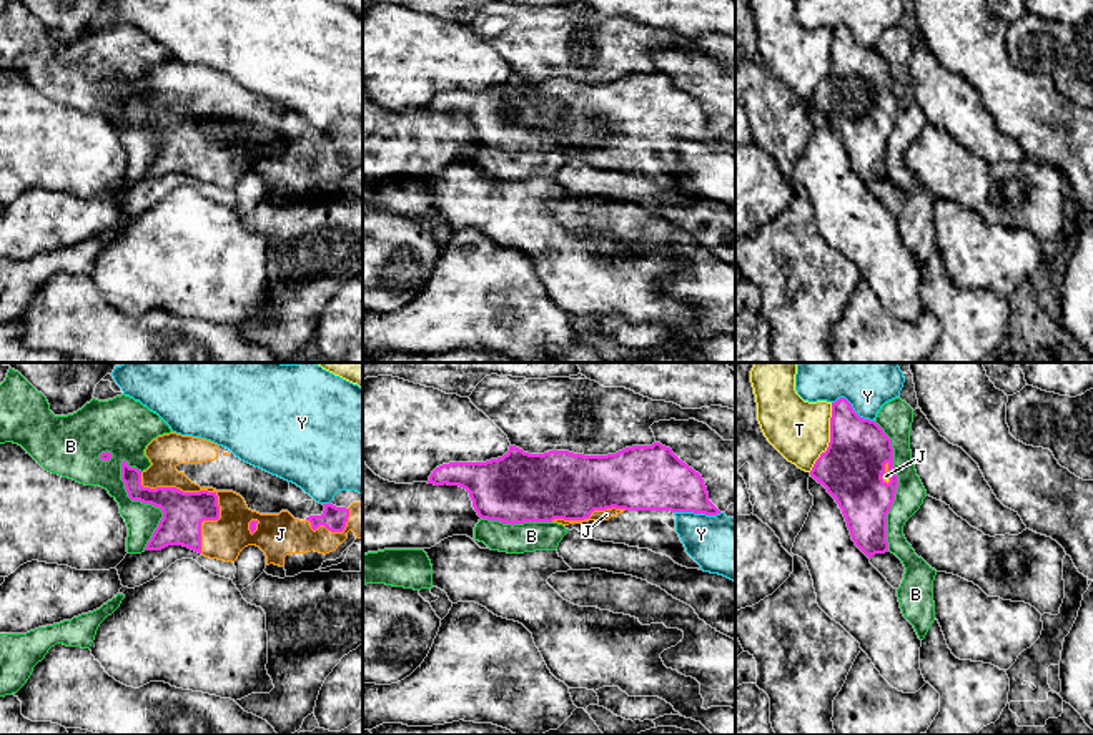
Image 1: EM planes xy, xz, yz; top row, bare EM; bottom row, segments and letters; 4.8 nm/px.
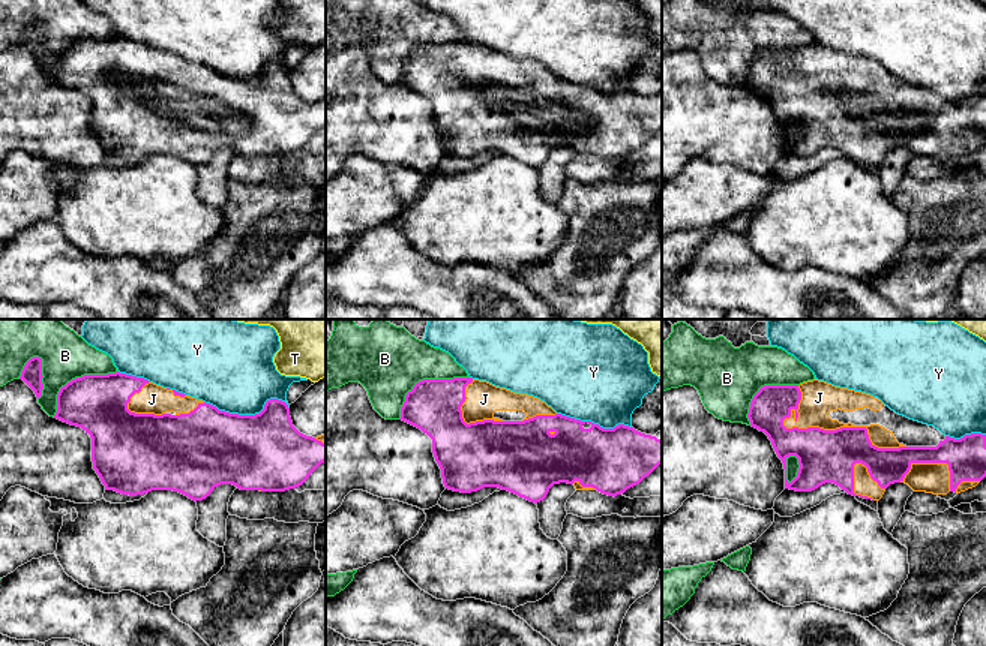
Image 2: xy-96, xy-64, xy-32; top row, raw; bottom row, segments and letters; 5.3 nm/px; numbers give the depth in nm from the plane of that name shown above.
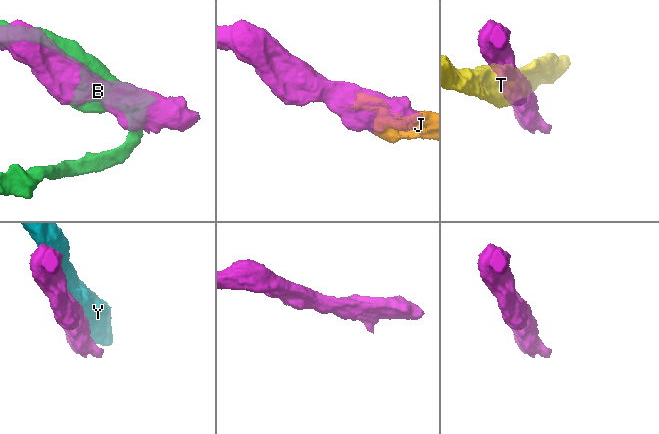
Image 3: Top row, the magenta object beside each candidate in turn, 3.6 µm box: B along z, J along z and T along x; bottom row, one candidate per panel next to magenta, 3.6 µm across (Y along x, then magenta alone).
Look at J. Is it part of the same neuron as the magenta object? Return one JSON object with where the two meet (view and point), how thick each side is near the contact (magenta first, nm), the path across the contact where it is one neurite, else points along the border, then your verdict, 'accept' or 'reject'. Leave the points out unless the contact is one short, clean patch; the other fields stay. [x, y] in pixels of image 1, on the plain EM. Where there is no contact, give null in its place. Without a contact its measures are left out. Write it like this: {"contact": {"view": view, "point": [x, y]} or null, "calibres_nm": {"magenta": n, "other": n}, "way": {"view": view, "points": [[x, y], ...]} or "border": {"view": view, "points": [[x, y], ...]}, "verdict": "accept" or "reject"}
{"contact": {"view": "xy", "point": [207, 118]}, "calibres_nm": {"magenta": 200, "other": 200}, "verdict": "accept"}

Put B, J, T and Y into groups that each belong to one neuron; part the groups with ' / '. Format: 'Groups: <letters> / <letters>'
Groups: B / J / T / Y

